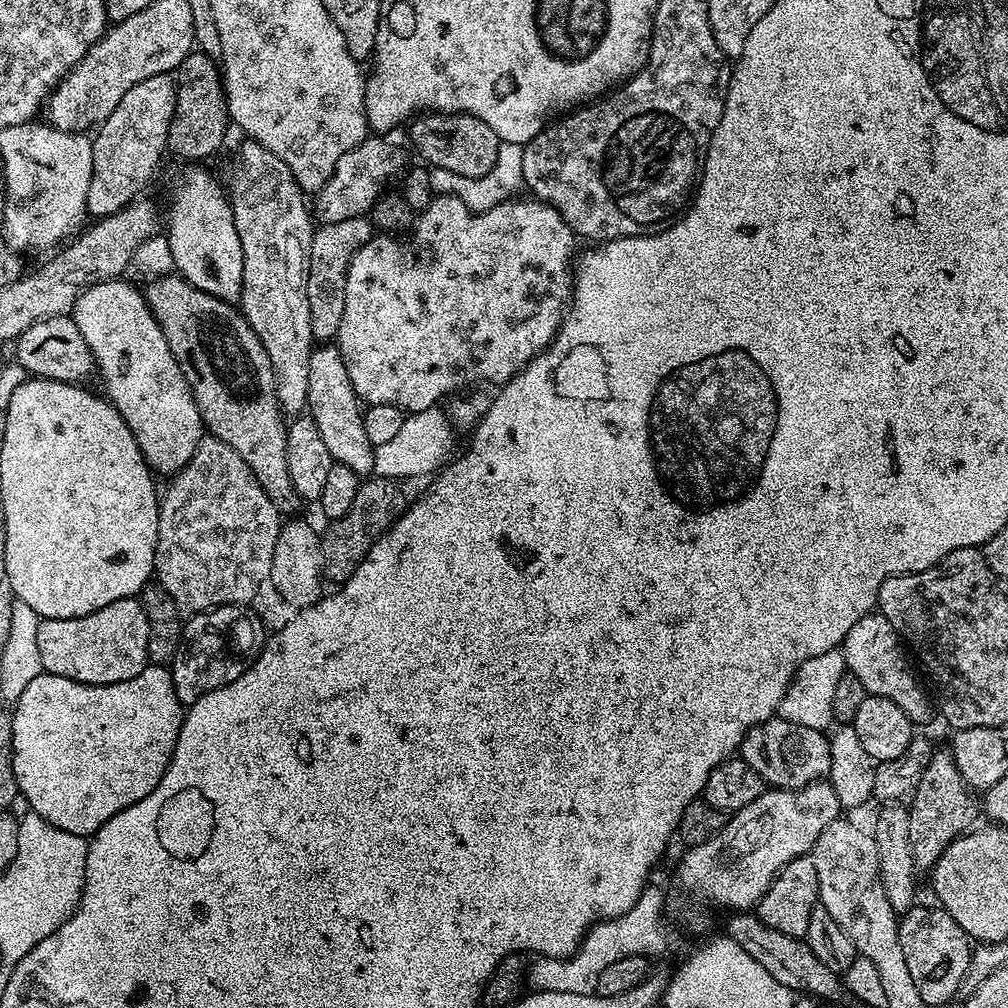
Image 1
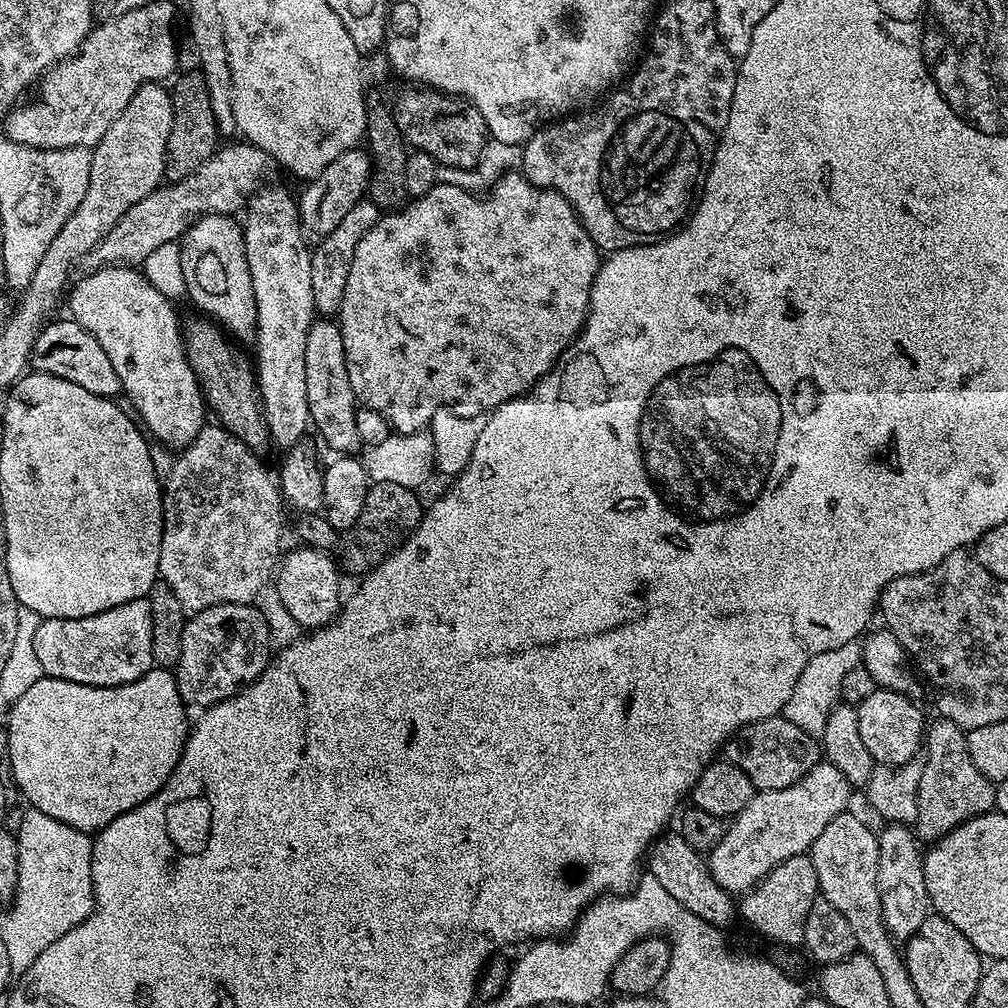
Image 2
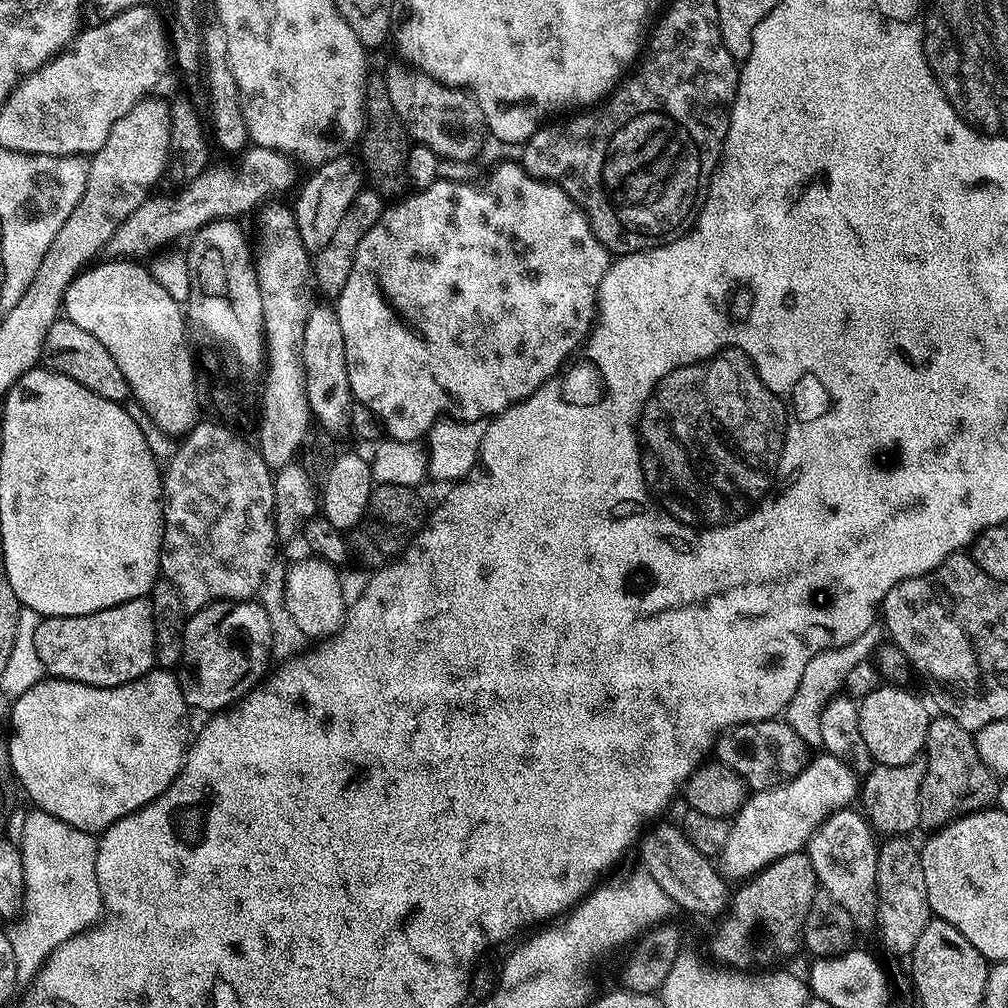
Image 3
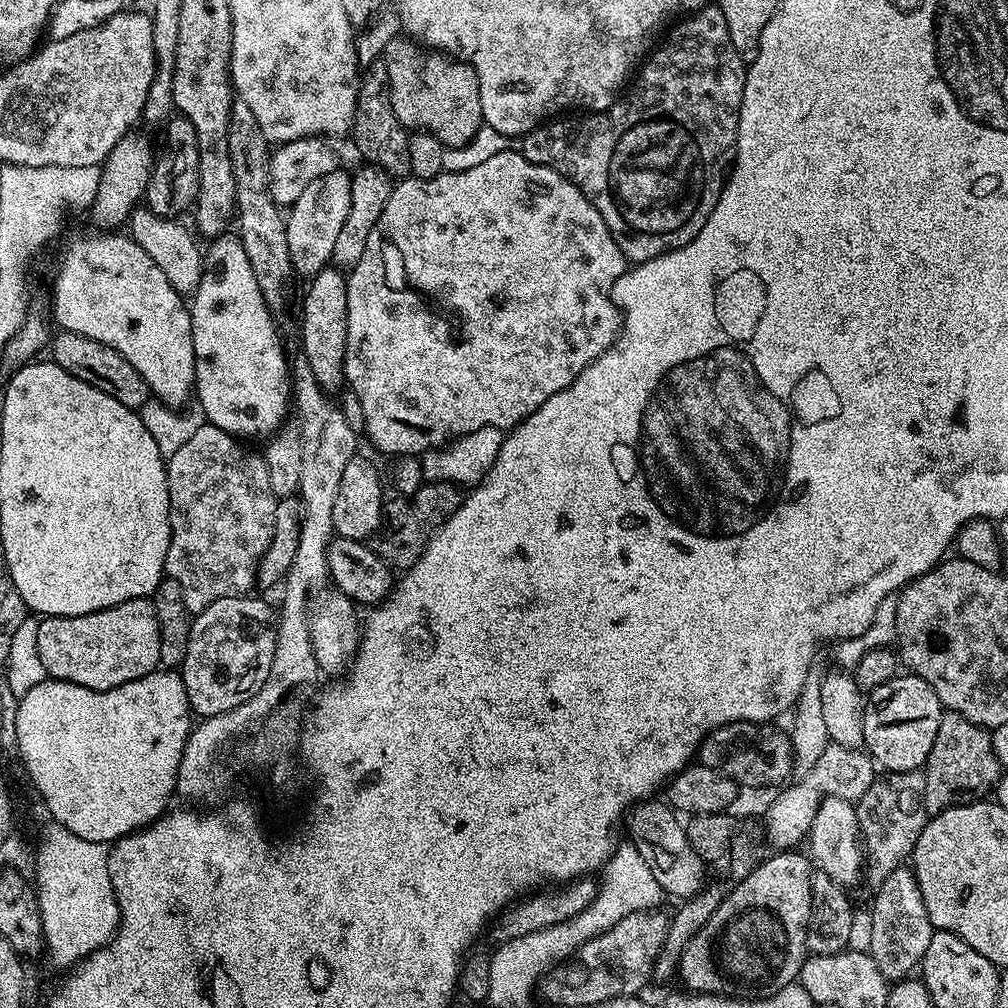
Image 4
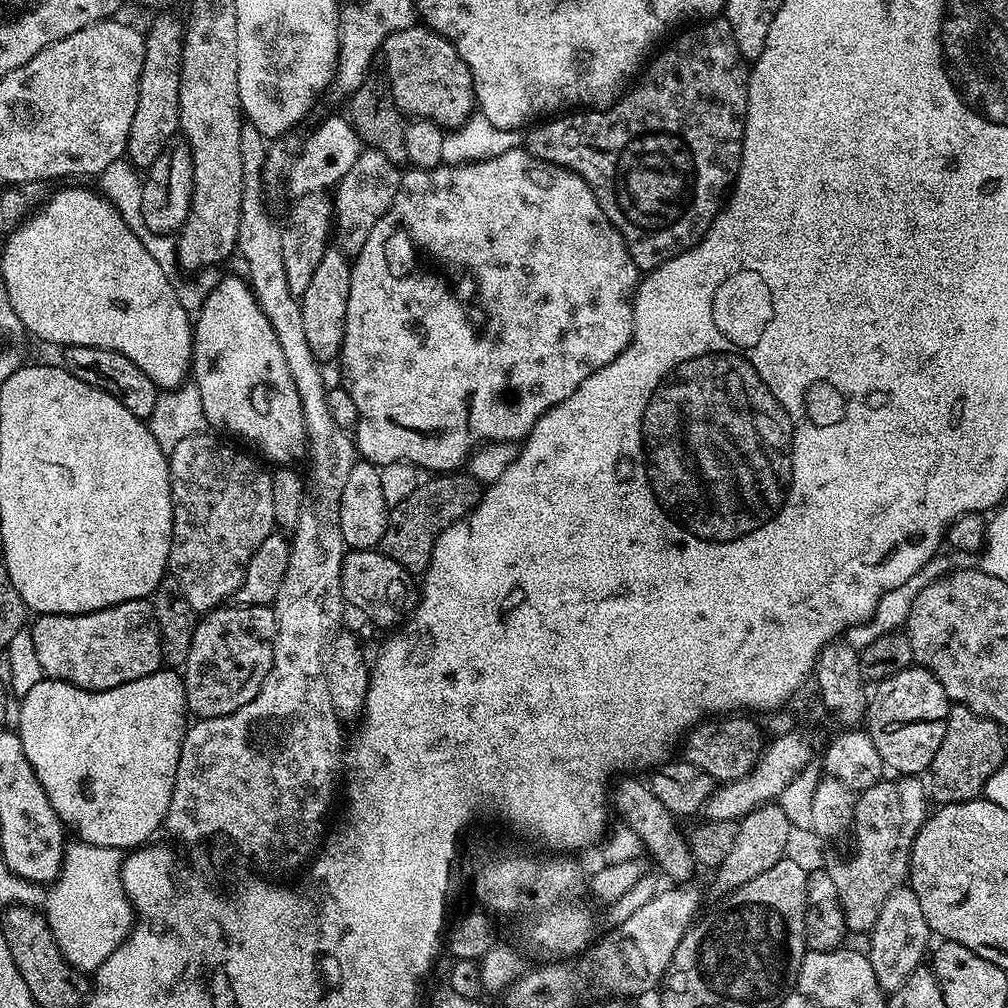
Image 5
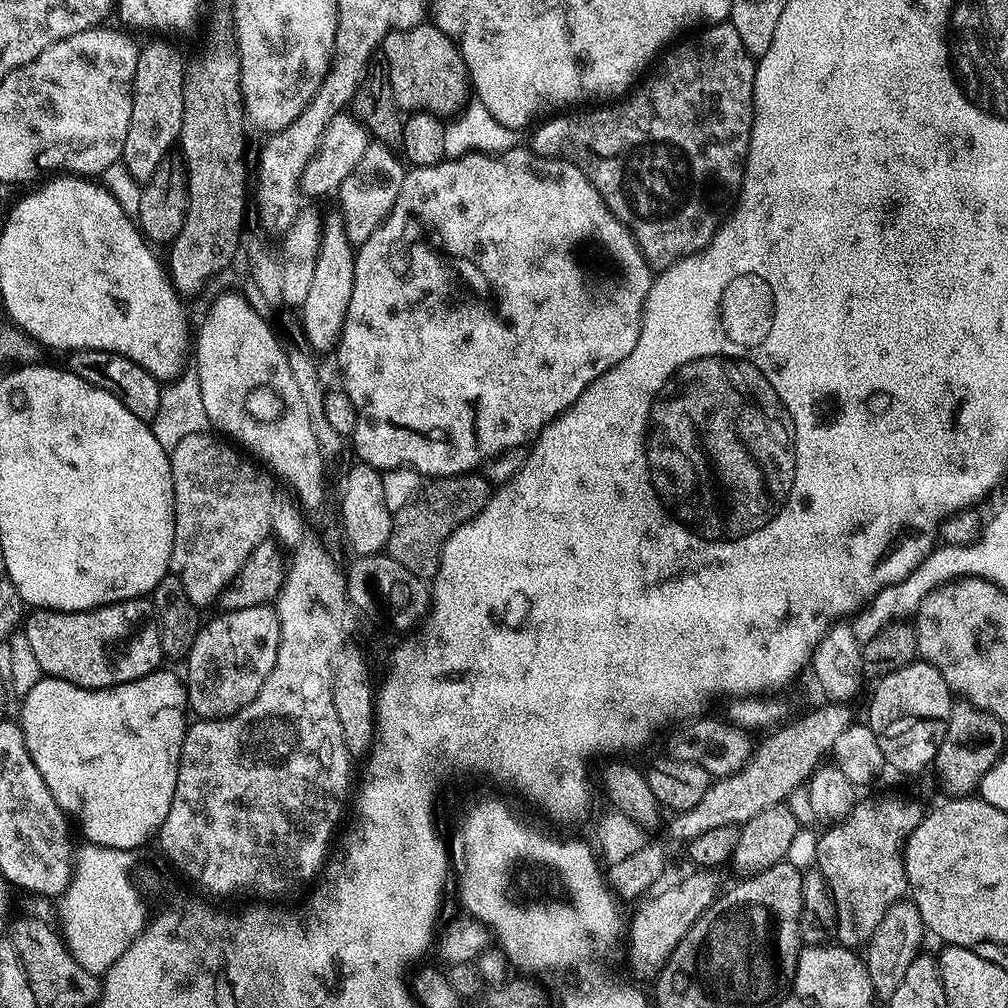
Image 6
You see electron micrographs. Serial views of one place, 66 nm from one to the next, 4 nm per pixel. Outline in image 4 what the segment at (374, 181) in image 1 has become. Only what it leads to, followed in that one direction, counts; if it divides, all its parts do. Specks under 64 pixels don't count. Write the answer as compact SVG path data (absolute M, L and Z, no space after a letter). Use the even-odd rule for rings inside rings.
M347 171L324 174L310 182L310 186L306 186L302 195L287 209L286 246L290 246L290 262L296 276L311 278L332 264L334 242L346 222L346 214L350 214L351 185L352 177Z

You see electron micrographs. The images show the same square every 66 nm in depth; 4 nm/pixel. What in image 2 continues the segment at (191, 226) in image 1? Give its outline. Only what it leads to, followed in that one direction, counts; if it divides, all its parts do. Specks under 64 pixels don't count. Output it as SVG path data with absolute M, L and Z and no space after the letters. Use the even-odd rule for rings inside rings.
M201 216L184 233L179 246L187 287L200 291L193 294L193 302L200 304L204 311L201 313L207 314L213 321L224 320L225 329L233 328L238 335L244 336L247 332L249 335L250 330L256 326L254 282L248 279L241 225L232 223L236 222L230 216Z

